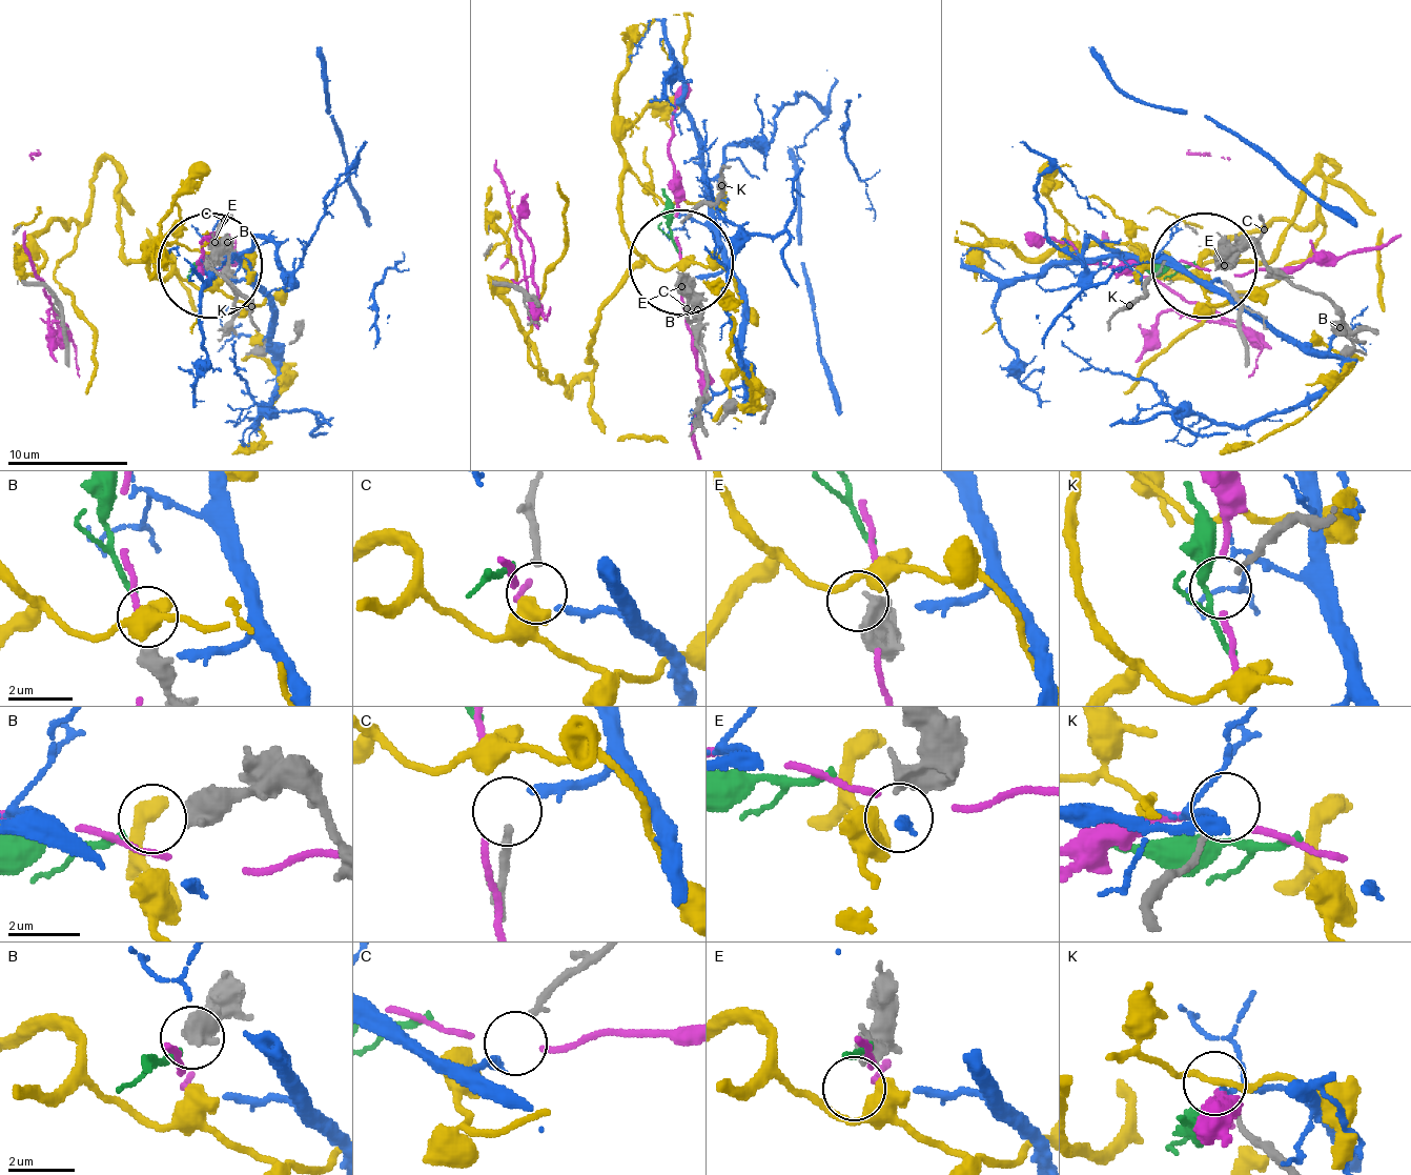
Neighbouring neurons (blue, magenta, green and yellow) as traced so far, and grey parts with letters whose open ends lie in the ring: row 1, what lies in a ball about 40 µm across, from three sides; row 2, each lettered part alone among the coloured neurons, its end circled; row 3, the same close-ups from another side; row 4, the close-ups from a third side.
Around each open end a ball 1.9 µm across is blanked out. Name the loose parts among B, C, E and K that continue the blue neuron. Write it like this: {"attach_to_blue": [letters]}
{"attach_to_blue": ["C"]}

